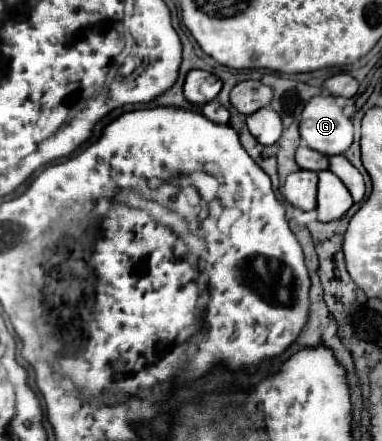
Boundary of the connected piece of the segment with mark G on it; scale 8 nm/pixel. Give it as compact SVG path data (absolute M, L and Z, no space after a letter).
M316 95L302 111L300 137L310 149L330 157L344 153L352 145L354 127L334 95Z

